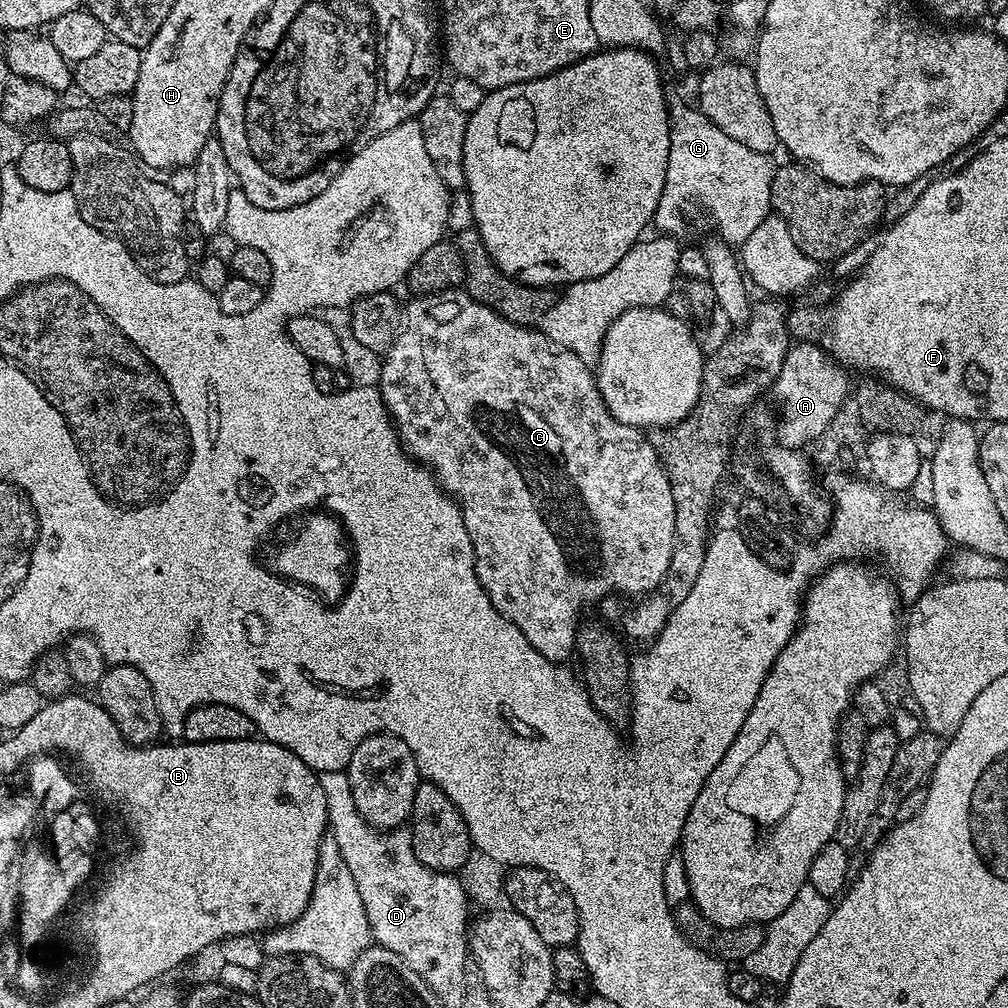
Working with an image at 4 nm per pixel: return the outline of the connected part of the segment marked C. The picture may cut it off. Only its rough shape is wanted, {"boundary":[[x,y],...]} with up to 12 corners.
{"boundary":[[467,292],[380,368],[490,602],[547,660],[666,578],[651,439]]}

